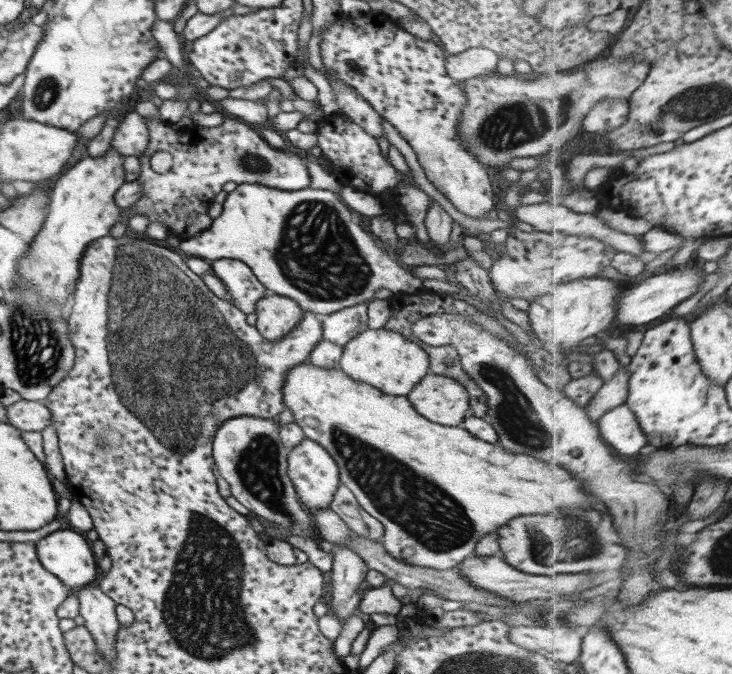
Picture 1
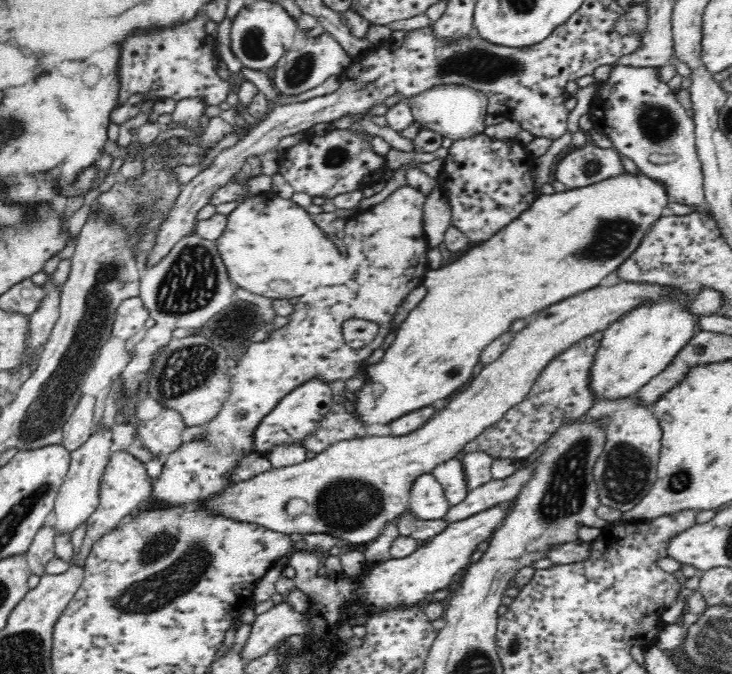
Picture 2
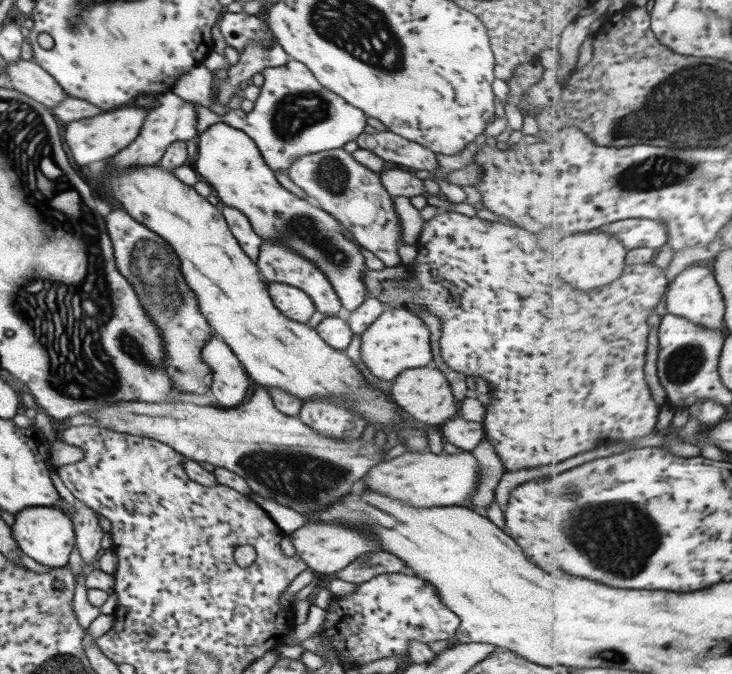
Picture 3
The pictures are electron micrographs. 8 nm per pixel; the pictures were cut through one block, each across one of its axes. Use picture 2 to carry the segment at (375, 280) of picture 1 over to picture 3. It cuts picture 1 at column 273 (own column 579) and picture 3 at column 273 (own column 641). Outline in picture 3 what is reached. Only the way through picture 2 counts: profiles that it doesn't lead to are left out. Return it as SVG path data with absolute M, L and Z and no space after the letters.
M217 122L201 132L198 139L197 160L193 169L211 185L218 200L245 214L253 232L262 241L277 240L279 245L319 268L335 290L341 306L349 312L355 310L366 297L363 272L367 269L367 264L363 262L355 241L347 239L341 233L343 228L337 219L312 201L301 199L281 187L273 176L274 172L263 162L254 141L241 130Z

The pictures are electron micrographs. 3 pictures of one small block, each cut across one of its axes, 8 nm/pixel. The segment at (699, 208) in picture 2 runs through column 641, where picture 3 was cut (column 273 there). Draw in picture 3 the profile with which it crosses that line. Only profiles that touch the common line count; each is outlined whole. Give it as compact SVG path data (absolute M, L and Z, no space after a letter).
M290 59L283 66L261 69L261 76L263 76L263 82L259 87L259 95L253 102L253 110L248 114L240 110L229 109L226 114L220 116L209 111L206 107L195 106L196 135L199 136L211 124L223 122L227 126L241 130L254 141L263 162L271 171L283 170L287 172L287 167L293 164L293 159L305 154L341 148L346 142L355 140L355 137L363 131L366 122L361 110L350 106L341 96L333 94L331 90L323 88L301 62Z

